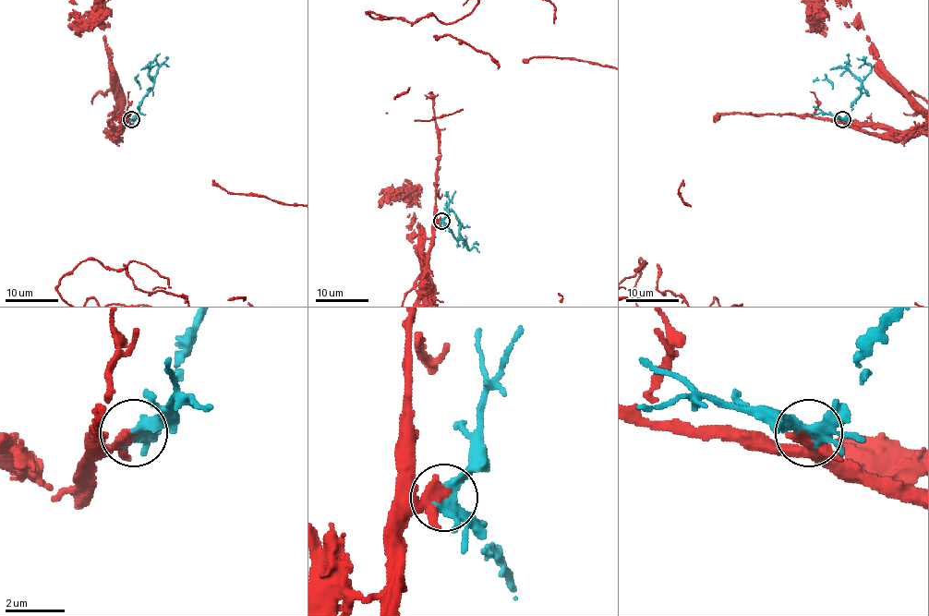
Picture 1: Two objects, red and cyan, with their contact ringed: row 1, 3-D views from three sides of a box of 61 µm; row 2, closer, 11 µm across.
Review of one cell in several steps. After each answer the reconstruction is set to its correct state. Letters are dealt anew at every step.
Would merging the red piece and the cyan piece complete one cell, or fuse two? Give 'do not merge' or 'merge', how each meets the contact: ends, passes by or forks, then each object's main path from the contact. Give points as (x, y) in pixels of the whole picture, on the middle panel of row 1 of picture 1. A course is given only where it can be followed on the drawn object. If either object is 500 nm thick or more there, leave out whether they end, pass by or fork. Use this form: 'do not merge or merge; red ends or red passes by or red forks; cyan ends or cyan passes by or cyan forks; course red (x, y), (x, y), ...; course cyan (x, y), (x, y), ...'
merge; red passes by; cyan forks; course red (442, 221), (435, 226), (427, 258), (429, 305), (427, 268), (406, 236), (408, 221), (385, 195), (392, 195); course cyan (442, 221), (456, 239), (463, 239), (459, 222), (446, 203), (446, 191)

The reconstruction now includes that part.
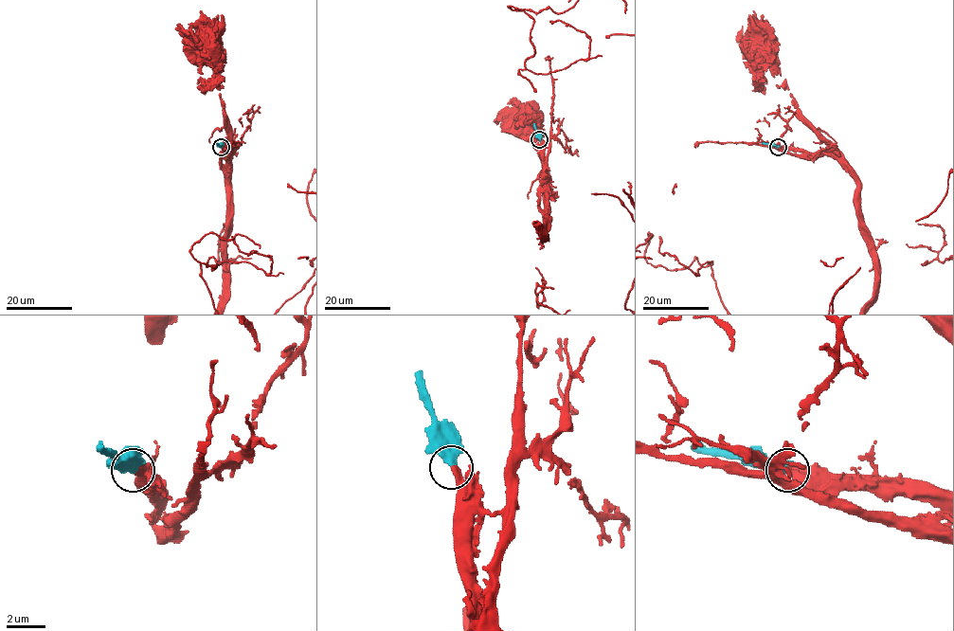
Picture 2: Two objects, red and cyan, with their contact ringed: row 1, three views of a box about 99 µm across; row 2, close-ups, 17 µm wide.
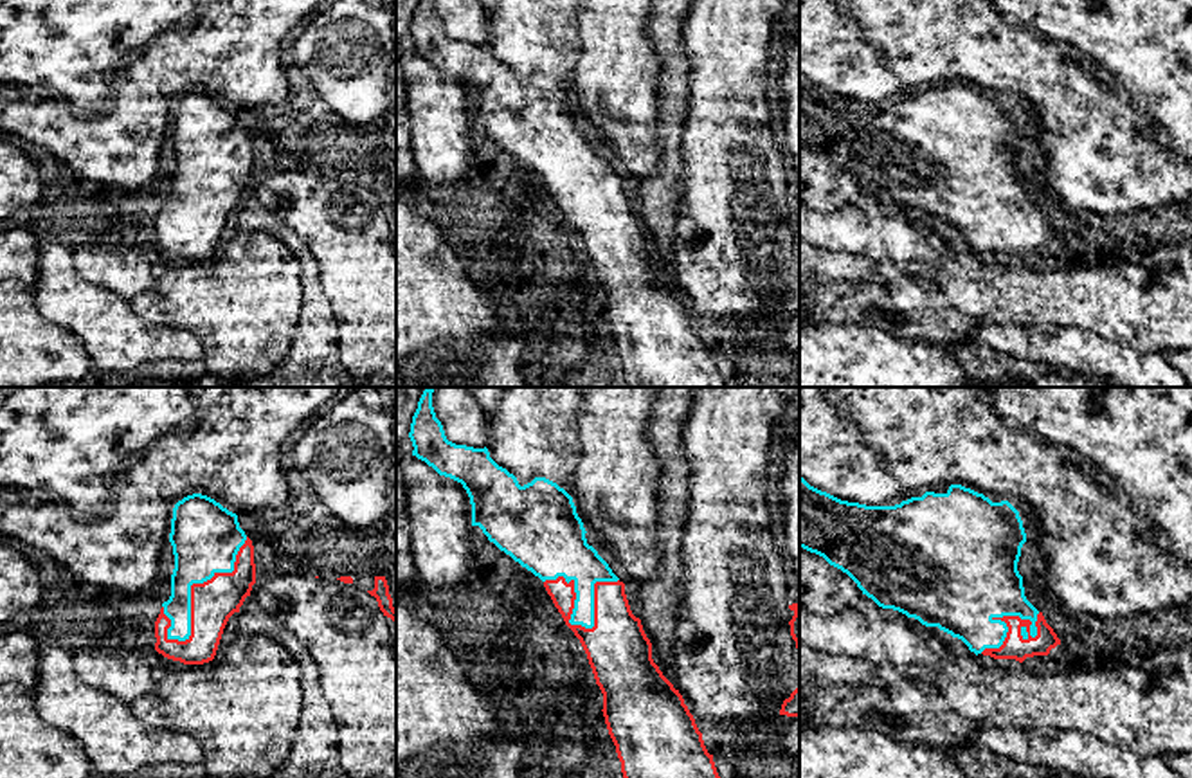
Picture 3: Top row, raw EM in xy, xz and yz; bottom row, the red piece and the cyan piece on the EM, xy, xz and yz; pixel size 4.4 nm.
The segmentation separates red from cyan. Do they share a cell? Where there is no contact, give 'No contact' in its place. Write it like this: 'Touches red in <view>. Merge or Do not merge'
Touches red in xy. Merge

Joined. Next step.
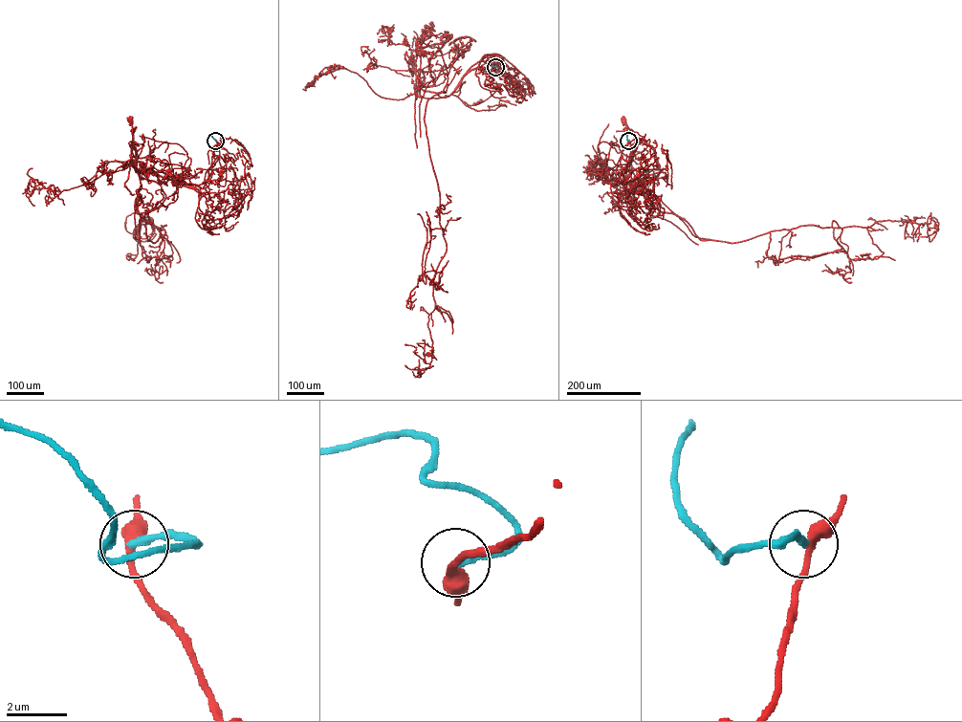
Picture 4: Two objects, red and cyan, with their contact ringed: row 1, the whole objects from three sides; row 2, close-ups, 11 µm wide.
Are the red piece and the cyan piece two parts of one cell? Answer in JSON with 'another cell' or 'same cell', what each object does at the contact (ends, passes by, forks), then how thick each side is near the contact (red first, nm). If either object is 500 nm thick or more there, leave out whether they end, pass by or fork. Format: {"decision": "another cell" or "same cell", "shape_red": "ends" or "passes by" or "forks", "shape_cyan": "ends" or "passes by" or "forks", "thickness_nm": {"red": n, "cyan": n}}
{"decision": "another cell", "shape_red": "passes by", "shape_cyan": "ends", "thickness_nm": {"red": 380, "cyan": 240}}

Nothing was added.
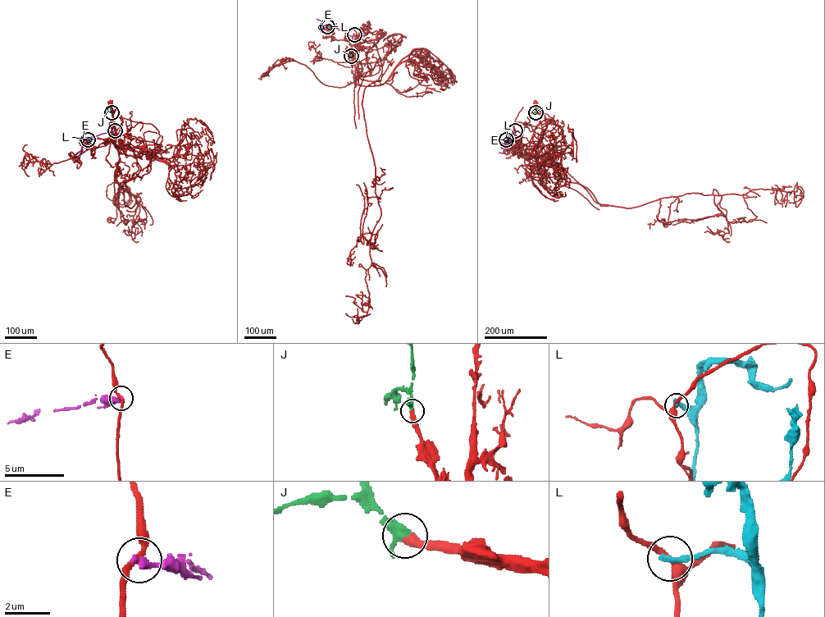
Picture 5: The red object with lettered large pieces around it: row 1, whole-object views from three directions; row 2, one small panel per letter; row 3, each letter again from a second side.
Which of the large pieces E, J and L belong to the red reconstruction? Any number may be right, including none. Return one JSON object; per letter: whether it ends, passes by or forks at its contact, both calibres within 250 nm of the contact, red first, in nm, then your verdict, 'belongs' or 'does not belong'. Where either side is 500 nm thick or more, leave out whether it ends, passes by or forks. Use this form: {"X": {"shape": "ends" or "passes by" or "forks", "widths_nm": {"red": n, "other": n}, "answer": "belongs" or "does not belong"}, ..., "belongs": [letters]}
{"E": {"shape": "ends", "widths_nm": {"red": 200, "other": 280}, "answer": "does not belong"}, "J": {"shape": "ends", "widths_nm": {"red": 400, "other": 460}, "answer": "belongs"}, "L": {"shape": "ends", "widths_nm": {"red": 280, "other": 280}, "answer": "does not belong"}, "belongs": ["J"]}

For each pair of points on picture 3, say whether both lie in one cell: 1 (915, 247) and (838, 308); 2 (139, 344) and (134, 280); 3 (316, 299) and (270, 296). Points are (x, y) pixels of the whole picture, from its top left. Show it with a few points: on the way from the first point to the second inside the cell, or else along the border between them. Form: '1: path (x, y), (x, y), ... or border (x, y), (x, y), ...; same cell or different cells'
1: border (930, 245), (930, 251), (919, 258), (874, 260); different cells
2: border (89, 283), (108, 289), (128, 301); different cells
3: border (299, 317), (290, 350), (283, 357); different cells

